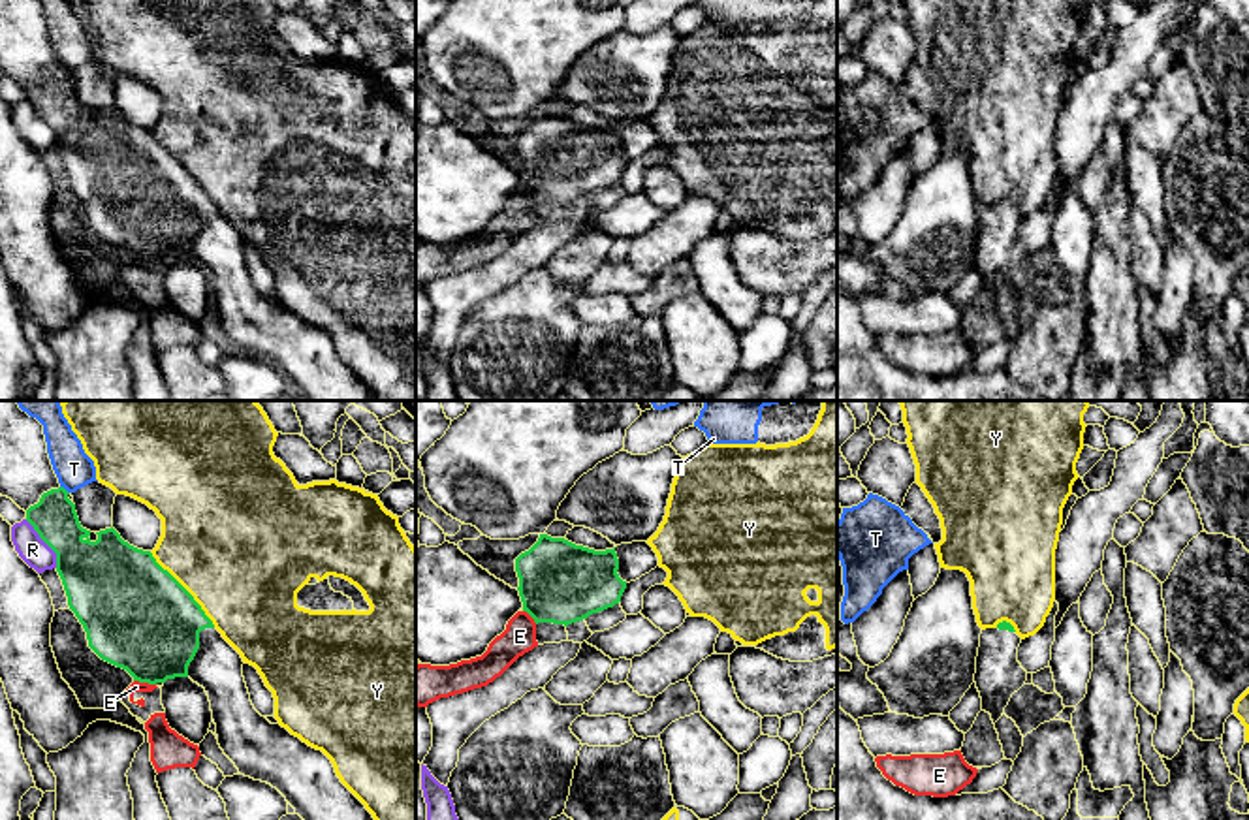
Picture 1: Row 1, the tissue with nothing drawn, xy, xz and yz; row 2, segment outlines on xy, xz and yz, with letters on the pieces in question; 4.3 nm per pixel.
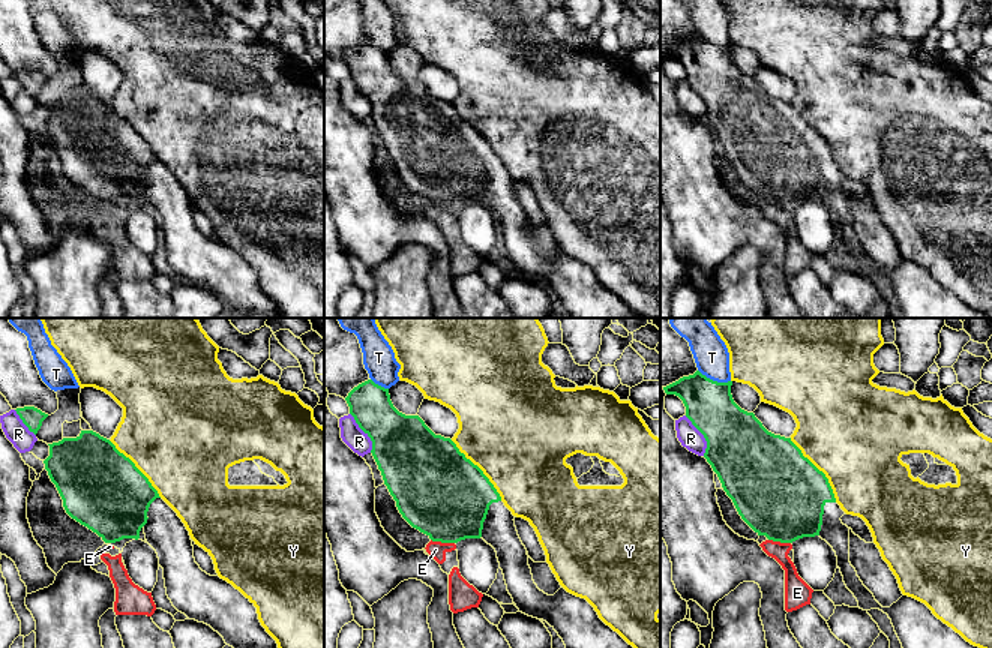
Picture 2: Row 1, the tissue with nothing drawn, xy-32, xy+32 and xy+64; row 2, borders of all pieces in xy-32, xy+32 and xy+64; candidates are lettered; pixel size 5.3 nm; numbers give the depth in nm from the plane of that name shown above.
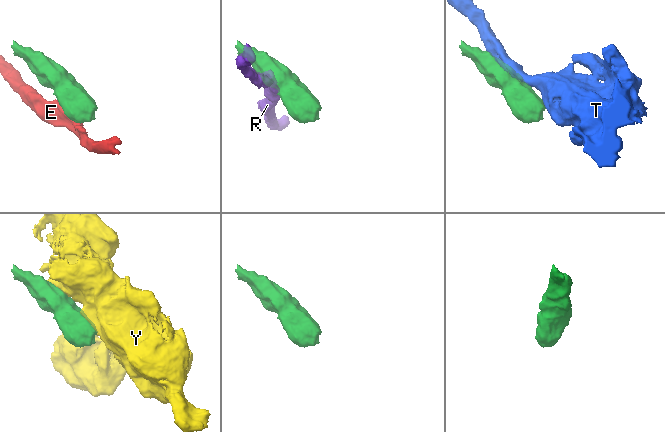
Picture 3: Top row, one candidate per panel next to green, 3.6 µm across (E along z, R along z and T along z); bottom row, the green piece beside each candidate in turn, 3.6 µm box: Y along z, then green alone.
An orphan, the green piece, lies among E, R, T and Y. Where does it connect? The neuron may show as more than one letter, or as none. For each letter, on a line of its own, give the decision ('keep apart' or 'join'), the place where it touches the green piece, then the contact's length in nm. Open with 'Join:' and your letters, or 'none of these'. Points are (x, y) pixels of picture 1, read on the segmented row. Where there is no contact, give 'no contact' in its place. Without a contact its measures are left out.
Join: none of these
E: keep apart; contact xy (145, 681); length 100 nm
R: keep apart; contact xy (46, 542); length 240 nm
T: keep apart; contact xy (64, 489); length 50 nm
Y: keep apart; contact xy (185, 589); length 440 nm

